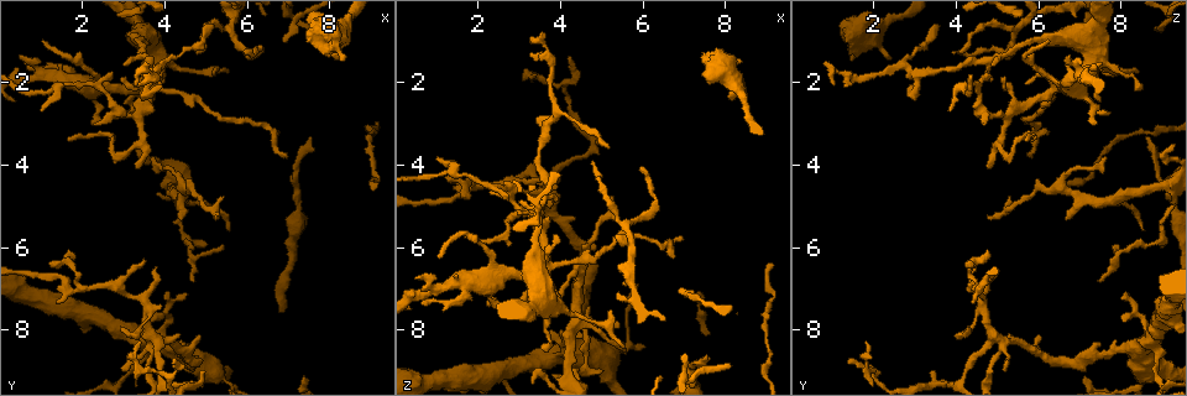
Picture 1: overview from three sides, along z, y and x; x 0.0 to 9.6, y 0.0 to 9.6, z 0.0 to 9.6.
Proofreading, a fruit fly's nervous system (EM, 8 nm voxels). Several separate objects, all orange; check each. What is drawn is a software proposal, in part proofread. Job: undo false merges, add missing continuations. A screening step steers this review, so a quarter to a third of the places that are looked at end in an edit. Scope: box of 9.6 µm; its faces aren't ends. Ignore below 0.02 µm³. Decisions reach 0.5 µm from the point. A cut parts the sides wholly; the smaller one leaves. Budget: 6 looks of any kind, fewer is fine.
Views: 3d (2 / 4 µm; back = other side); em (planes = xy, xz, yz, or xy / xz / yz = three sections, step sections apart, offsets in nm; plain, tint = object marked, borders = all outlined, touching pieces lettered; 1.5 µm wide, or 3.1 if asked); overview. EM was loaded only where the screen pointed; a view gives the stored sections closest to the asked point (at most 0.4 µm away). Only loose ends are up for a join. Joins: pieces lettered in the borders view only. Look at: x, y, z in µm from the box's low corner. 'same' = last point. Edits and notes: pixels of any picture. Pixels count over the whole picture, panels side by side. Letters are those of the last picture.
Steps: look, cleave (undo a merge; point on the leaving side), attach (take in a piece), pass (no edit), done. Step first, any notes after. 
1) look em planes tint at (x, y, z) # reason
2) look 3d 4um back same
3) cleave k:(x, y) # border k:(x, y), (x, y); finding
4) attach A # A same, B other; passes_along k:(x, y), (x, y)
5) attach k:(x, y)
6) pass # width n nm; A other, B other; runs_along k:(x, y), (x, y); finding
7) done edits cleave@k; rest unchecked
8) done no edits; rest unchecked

look em planes borders at (4.55, 7.15, 8.20) # free end

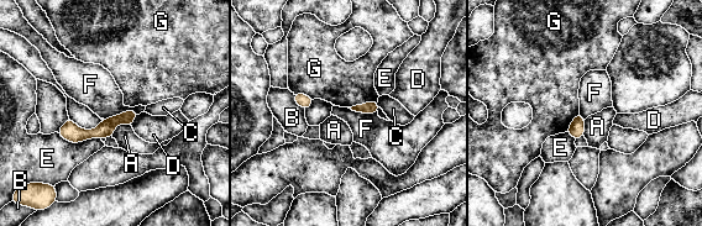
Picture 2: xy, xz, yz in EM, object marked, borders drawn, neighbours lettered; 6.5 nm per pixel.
pass # A other, B other, C other, D other, E other, F other, G other; border 2:(140, 114), (131, 126); no lettered piece goes on from it

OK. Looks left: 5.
look 3d 2um at (3.70, 6.45, 5.00) # tapers out

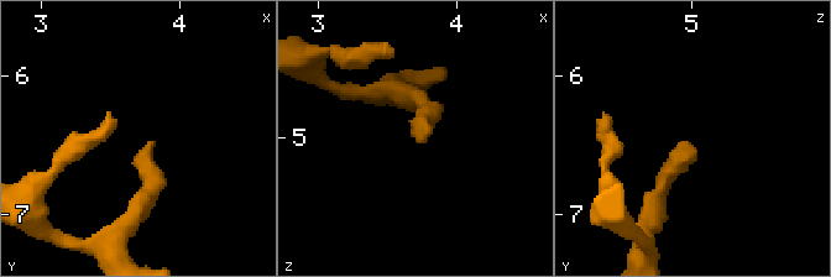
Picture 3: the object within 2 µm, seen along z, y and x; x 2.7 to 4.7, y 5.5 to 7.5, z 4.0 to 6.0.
look em planes plain at (3.78, 6.50, 5.04)

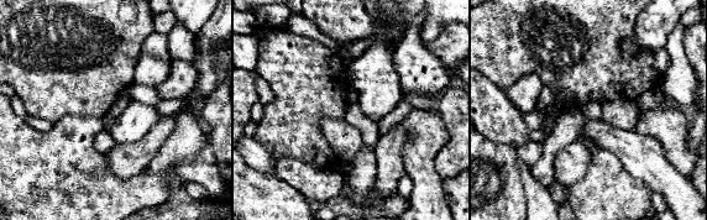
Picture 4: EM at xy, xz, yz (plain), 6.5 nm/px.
look em planes borders same

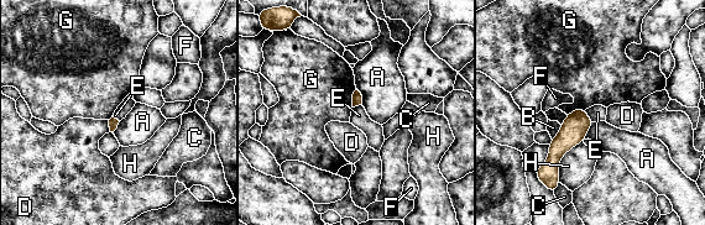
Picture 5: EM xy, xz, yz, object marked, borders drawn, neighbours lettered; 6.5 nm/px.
pass # A other, B other, C other, D other, E other, F other, G other, H other; border 5:(584, 110), (594, 121); none of them fits

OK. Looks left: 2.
look em yz step 8 borders at (3.65, 3.80, 7.55) # branch stops here

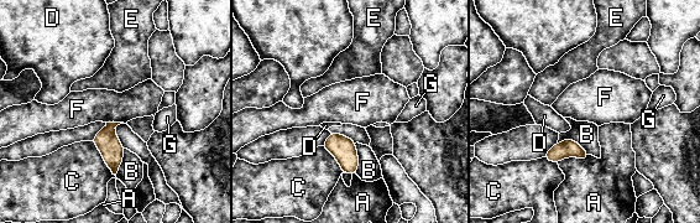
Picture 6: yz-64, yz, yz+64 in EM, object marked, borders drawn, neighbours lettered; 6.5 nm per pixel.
pass # longest_contact C 280 nm; A other, B other, C other, D other, E other, F other, G other; none of them fits

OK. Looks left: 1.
done no edits; rest unchecked

